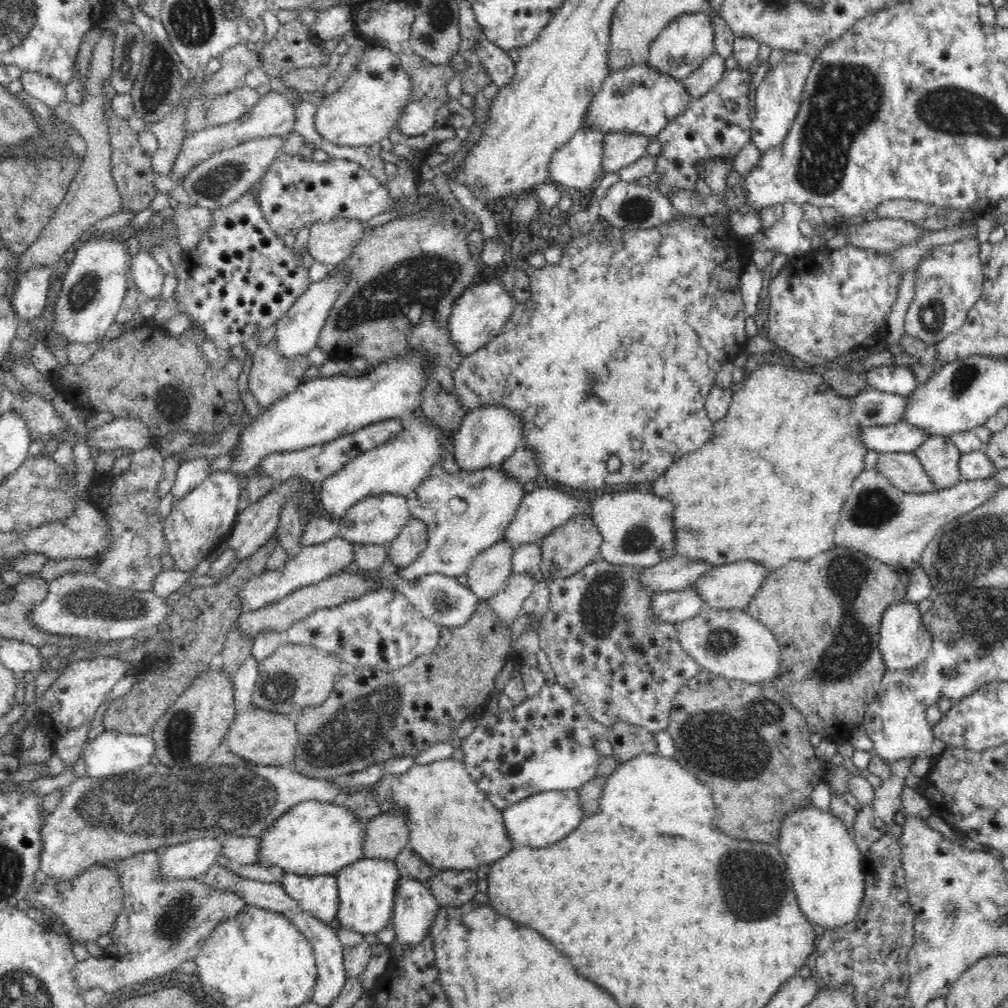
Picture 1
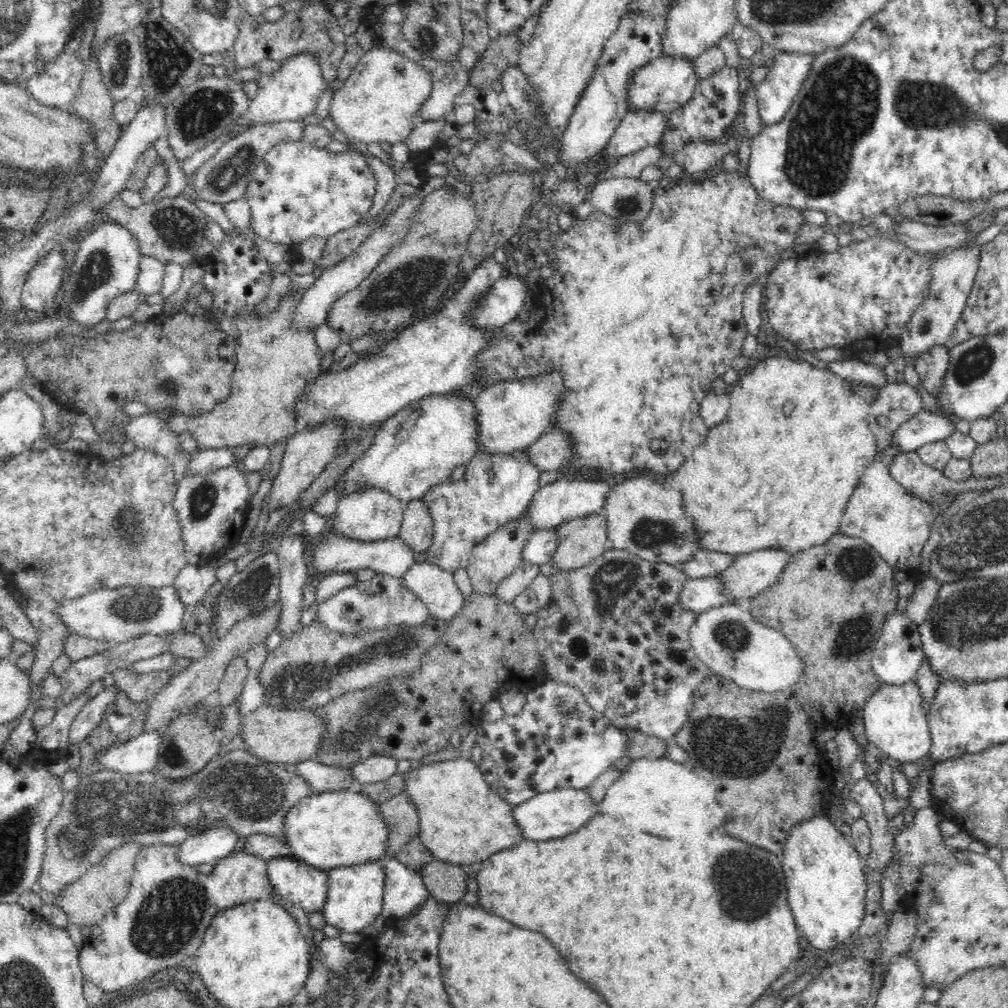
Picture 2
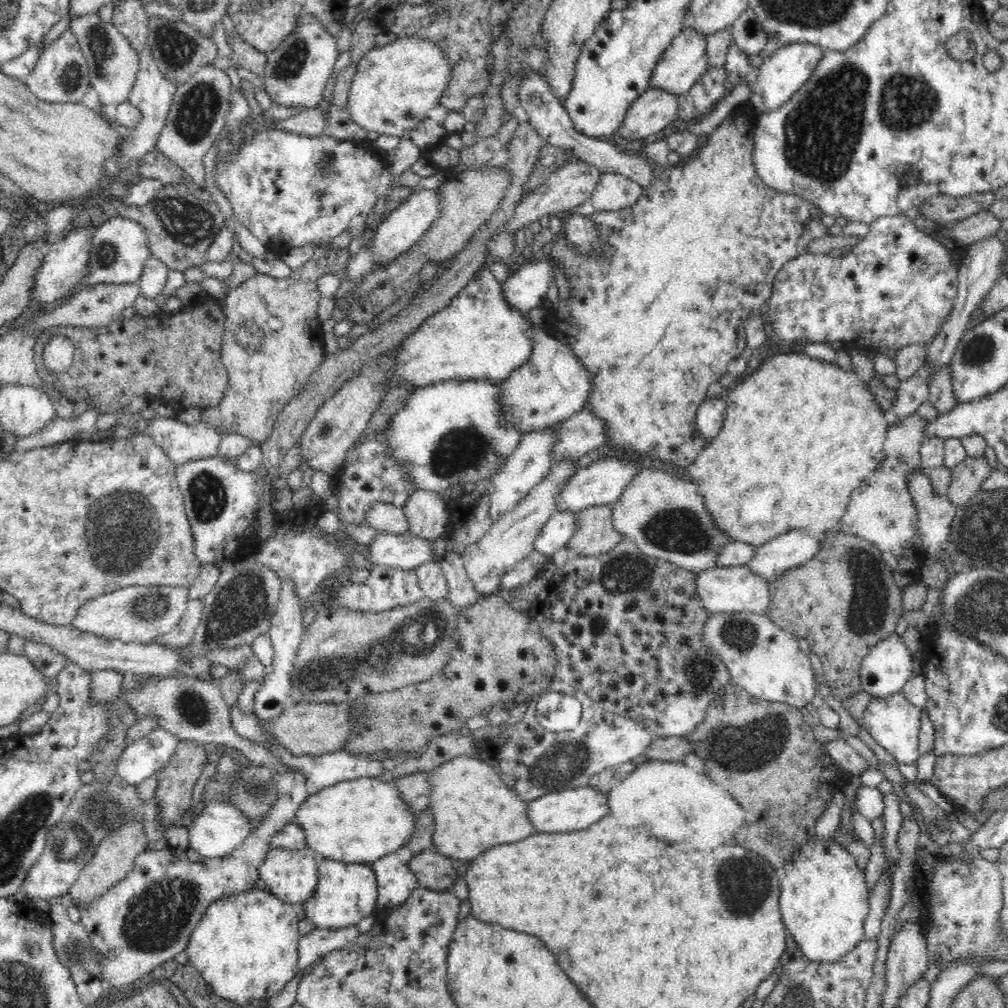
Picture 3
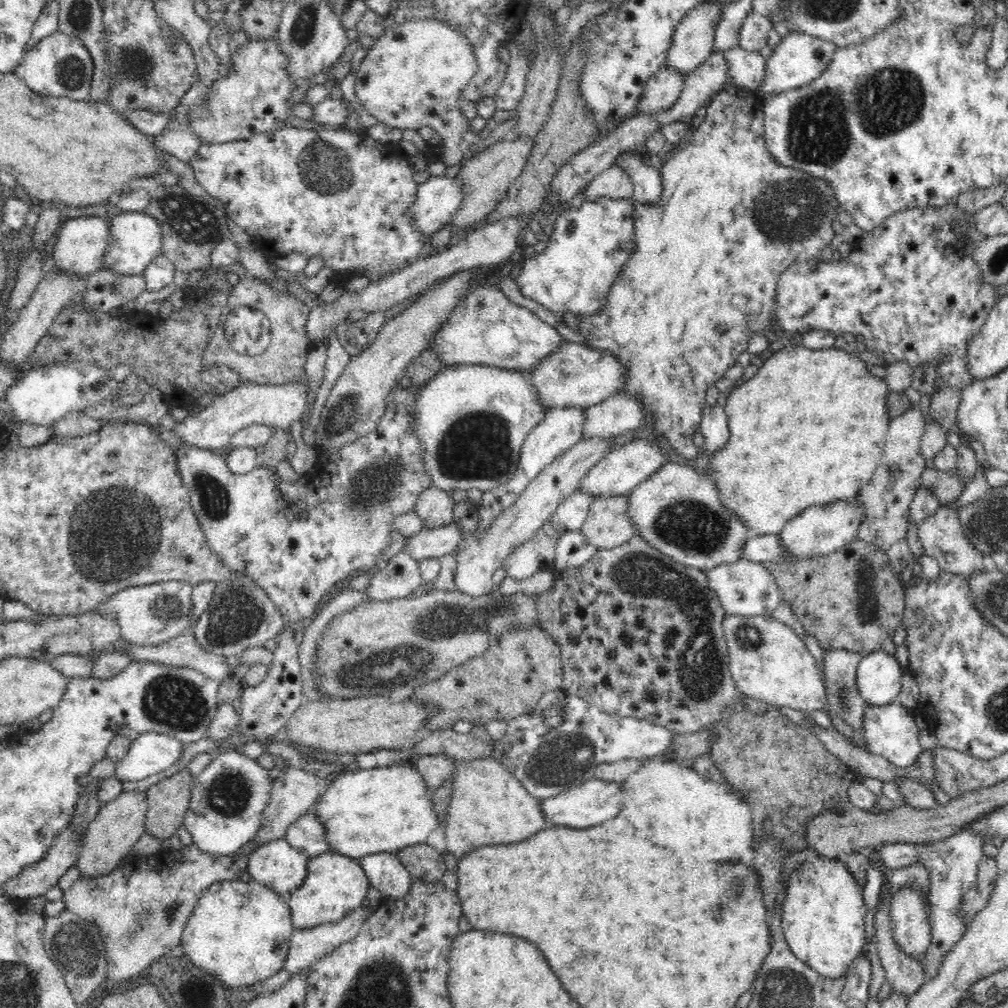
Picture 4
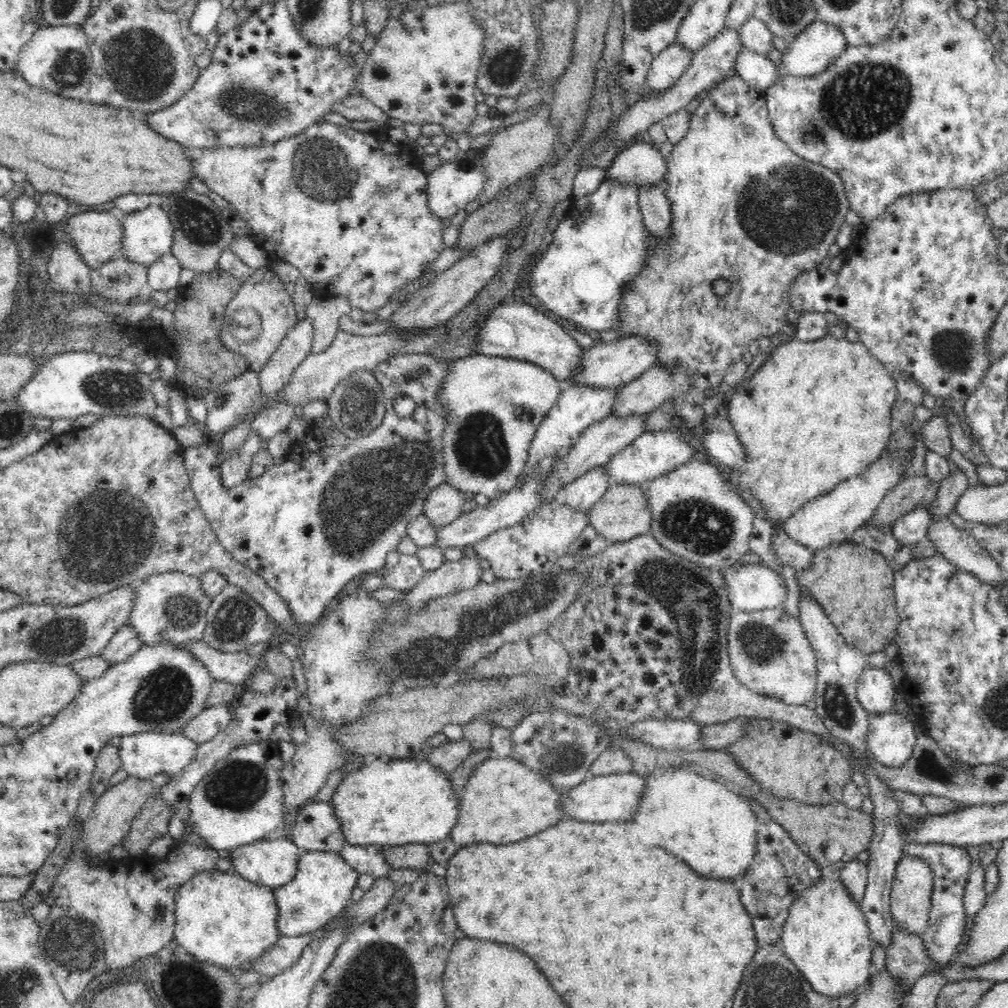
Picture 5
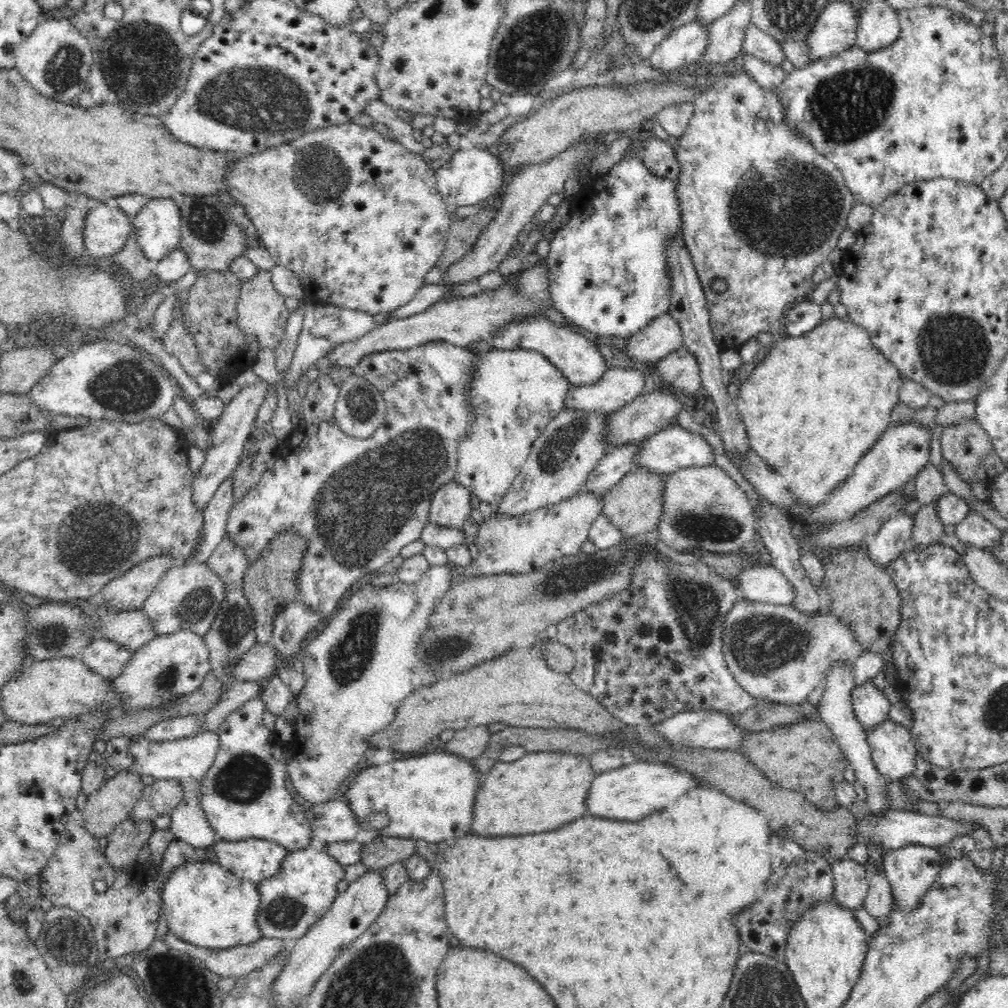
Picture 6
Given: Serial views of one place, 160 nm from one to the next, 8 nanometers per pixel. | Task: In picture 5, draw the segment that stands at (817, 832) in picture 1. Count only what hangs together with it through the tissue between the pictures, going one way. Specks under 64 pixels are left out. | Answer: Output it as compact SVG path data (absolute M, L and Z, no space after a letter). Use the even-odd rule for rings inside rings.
M823 876L820 882L802 892L802 896L790 906L786 922L784 922L780 945L784 954L796 969L806 977L812 989L824 997L838 999L853 994L870 978L872 965L872 949L874 942L870 940L870 927L860 903L856 902L846 890L844 883L837 876Z

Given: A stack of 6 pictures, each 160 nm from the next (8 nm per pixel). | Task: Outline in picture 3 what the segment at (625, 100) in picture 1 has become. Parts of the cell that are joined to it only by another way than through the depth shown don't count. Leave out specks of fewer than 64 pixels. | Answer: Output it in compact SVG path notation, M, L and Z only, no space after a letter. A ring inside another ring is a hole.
M682 30L660 57L649 86L676 96L688 92L709 68L706 48L705 36Z

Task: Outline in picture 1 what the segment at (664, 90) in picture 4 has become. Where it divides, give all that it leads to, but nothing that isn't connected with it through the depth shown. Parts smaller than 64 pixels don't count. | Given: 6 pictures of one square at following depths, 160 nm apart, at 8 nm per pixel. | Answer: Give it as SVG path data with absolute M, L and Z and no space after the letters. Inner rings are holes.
M608 134L604 138L603 152L602 152L602 168L606 173L617 173L636 162L641 156L644 156L648 150L651 138L642 138L640 134Z

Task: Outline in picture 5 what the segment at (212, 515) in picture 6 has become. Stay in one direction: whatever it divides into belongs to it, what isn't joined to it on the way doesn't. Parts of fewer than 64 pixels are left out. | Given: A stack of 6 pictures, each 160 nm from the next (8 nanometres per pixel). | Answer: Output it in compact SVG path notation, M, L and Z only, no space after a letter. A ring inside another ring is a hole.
M252 431L246 438L246 442L221 462L222 484L226 489L231 490L248 480L253 456L262 448L260 442L262 437Z

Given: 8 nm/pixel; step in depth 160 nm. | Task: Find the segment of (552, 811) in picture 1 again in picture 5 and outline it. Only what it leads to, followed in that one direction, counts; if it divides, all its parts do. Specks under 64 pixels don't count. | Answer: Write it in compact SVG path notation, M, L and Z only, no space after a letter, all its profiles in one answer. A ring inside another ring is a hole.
M612 773L589 776L570 791L562 793L562 809L566 816L582 822L626 822L636 816L646 786L646 775L635 773Z

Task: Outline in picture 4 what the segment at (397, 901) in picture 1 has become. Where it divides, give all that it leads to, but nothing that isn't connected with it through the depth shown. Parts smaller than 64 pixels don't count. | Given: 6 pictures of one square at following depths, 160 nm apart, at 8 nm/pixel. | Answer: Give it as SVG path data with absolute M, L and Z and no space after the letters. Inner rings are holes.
M376 853L357 859L367 874L370 884L386 898L399 899L411 888L414 877L395 854Z

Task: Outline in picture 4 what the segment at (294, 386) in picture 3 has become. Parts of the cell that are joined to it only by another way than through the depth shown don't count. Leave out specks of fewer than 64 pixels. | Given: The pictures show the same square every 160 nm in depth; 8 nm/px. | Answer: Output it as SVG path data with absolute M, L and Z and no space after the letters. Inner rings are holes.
M239 262L224 268L226 272L235 272L240 282L233 286L230 298L222 316L226 316L234 307L246 305L256 307L262 311L271 324L271 341L268 348L259 355L241 355L226 342L225 334L213 332L214 340L207 343L208 348L204 349L202 355L203 365L207 368L216 364L223 364L234 369L239 376L239 382L250 381L261 385L281 385L284 383L308 382L305 376L306 357L316 346L316 341L309 340L306 334L306 321L311 308L308 308L302 301L296 299L294 294L271 288L264 281L261 282L256 276L250 274Z

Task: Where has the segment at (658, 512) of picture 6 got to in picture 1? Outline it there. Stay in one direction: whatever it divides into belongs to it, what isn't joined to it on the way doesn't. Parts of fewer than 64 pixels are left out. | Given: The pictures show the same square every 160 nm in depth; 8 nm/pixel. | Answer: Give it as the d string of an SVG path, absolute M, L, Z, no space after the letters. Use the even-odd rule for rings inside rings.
M581 515L573 517L564 525L552 530L541 542L542 564L539 576L547 582L559 578L568 578L576 574L582 567L588 566L598 553L601 552L603 544L602 533L598 532L598 527L591 517Z

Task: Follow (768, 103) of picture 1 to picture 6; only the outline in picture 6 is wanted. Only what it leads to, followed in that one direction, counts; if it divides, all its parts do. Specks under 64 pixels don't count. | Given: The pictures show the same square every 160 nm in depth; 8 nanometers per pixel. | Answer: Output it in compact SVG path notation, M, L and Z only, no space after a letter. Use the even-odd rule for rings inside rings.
M828 2L806 40L811 63L855 46L860 16L851 2Z

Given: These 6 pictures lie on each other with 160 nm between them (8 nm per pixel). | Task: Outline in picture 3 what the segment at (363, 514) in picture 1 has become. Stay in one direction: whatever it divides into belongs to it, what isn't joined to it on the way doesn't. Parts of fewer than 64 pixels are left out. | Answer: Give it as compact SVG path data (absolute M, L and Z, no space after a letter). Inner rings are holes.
M378 502L378 504L371 507L366 525L375 528L378 533L404 534L408 532L409 523L405 511L402 508L392 504L386 504L386 502Z

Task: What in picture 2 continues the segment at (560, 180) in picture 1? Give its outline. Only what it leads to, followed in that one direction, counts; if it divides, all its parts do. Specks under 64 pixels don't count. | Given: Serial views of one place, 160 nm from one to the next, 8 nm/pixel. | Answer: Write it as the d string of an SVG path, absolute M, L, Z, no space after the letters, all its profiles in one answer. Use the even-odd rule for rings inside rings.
M669 6L658 16L655 14L625 14L619 22L618 30L606 42L601 59L592 73L592 80L586 85L578 99L574 112L570 117L566 132L562 134L563 150L558 154L559 161L567 166L584 164L600 152L604 152L608 142L612 139L615 130L628 110L628 83L636 70L643 68L647 63L660 58L662 54L662 36L664 35Z

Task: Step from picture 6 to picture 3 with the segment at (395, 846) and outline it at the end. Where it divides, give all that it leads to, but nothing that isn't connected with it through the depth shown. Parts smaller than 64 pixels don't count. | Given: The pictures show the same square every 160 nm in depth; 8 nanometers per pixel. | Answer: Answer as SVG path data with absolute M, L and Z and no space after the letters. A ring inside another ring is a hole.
M436 850L414 853L408 865L420 885L435 891L449 890L458 880L454 860Z

